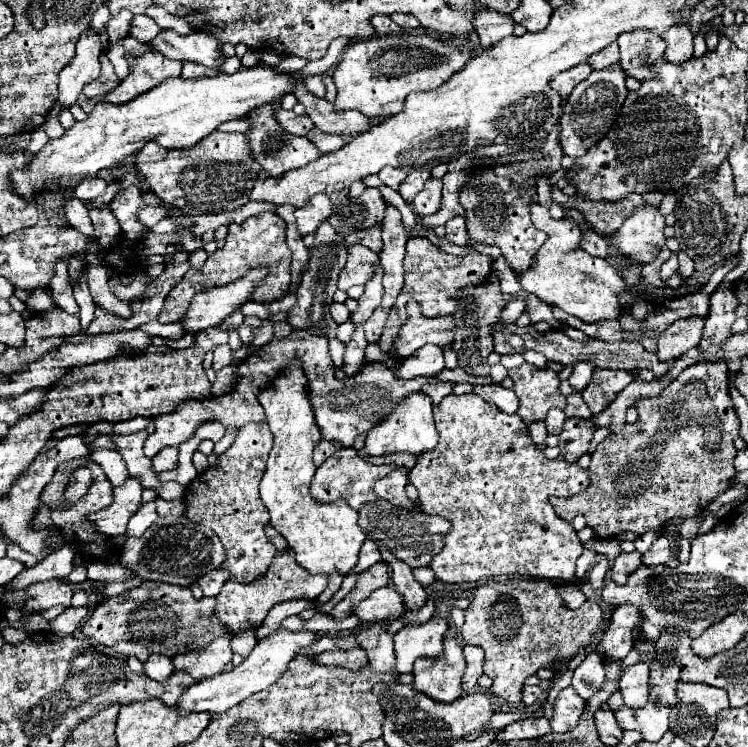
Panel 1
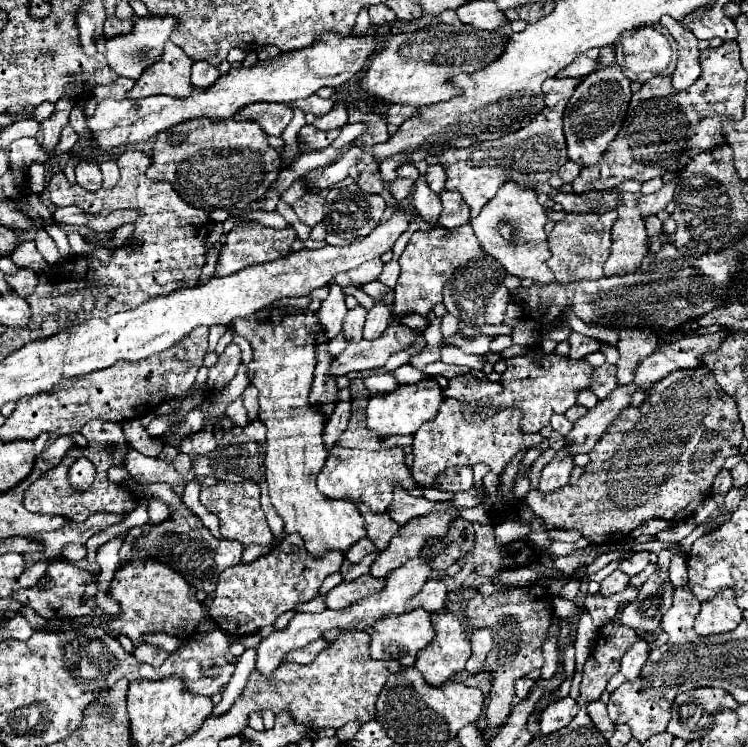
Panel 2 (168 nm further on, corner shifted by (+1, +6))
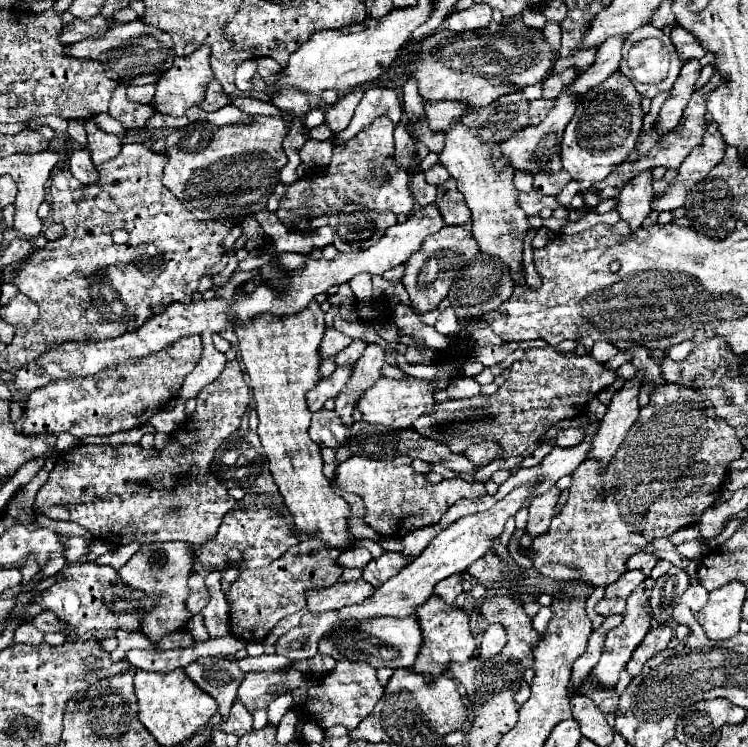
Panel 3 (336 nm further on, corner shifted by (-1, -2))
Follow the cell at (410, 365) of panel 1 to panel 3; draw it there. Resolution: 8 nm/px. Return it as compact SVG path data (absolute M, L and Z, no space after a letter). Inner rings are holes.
M451 306L445 312L439 314L435 330L437 332L457 332L459 330L459 322L457 322L457 316L455 316L455 312L453 312Z

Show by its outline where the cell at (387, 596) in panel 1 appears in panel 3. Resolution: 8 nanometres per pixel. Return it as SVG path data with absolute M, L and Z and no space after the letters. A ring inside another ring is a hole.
M363 578L359 580L337 580L331 586L325 588L311 588L307 590L307 606L311 612L327 612L327 610L339 610L343 606L351 606L357 602L363 602L375 592L371 584L367 584Z

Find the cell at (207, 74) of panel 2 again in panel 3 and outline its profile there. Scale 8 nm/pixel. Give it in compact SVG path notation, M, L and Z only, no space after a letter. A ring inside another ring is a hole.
M211 82L211 86L207 86L207 94L205 100L201 102L203 110L219 110L225 104L229 104L229 96L223 92L223 88L219 86L219 82Z

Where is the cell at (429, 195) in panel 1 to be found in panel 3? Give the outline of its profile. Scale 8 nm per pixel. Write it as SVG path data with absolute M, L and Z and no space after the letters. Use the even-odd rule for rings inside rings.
M433 164L433 166L425 172L425 178L427 178L427 182L433 182L435 186L439 186L439 184L443 184L445 180L449 180L449 172L447 172L441 164Z

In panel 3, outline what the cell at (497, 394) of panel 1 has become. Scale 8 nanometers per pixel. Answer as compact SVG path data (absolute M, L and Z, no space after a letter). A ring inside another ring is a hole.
M457 376L449 382L445 390L435 392L435 402L445 402L445 400L459 400L459 398L477 398L481 394L481 386L467 376Z

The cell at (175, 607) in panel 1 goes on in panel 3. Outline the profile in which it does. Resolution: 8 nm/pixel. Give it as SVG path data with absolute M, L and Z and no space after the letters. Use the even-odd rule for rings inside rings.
M153 542L153 544L143 544L139 548L139 552L135 552L129 562L119 570L119 576L123 578L123 582L127 582L127 586L135 588L135 590L143 590L145 594L149 594L151 598L157 600L157 606L145 616L143 620L143 634L147 634L147 638L151 642L157 642L159 638L163 638L165 634L183 630L187 626L187 622L191 620L191 614L187 614L185 608L185 598L189 594L187 588L187 578L193 566L193 554L195 548L189 542Z

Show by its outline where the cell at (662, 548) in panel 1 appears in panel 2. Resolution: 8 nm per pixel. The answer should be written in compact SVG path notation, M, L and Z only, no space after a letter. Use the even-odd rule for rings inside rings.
M635 552L631 558L627 558L627 560L623 560L621 562L621 570L625 570L625 574L629 574L629 576L635 576L635 574L639 574L641 570L645 570L645 566L649 564L649 554L651 552Z

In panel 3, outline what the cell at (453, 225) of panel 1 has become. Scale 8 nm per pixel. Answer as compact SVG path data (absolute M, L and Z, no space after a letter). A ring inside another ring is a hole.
M449 178L447 182L443 182L443 186L437 188L435 204L441 210L445 224L463 224L471 218L471 212L463 202L463 194L459 194L457 182L453 178Z

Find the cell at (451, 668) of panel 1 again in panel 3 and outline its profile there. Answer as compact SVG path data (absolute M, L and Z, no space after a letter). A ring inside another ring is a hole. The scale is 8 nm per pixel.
M433 594L429 598L429 610L423 610L423 606L419 606L415 610L415 618L423 632L423 646L413 664L415 672L425 676L439 676L445 672L445 666L449 666L451 662L469 662L473 658L477 646L469 630L469 614L463 608L449 606L439 596Z

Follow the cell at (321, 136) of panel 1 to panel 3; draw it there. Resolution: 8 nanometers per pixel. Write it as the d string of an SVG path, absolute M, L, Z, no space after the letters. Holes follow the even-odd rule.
M355 88L351 90L349 94L345 94L337 104L333 104L327 112L325 112L325 120L331 128L331 132L341 132L349 126L351 118L353 118L353 112L357 108L357 104L361 102L361 96L363 96L363 88Z

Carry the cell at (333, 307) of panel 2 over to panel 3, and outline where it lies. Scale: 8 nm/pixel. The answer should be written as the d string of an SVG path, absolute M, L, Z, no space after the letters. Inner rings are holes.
M327 328L325 336L321 340L321 346L319 346L319 354L321 354L321 358L331 358L349 344L351 344L351 338L347 338L345 334L341 334L335 328Z

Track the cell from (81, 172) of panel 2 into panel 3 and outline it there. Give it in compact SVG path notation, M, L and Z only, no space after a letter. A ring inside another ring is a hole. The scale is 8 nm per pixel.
M75 150L71 160L69 160L69 170L75 174L75 178L79 178L83 184L91 184L97 178L97 170L91 162L91 156L87 150Z

